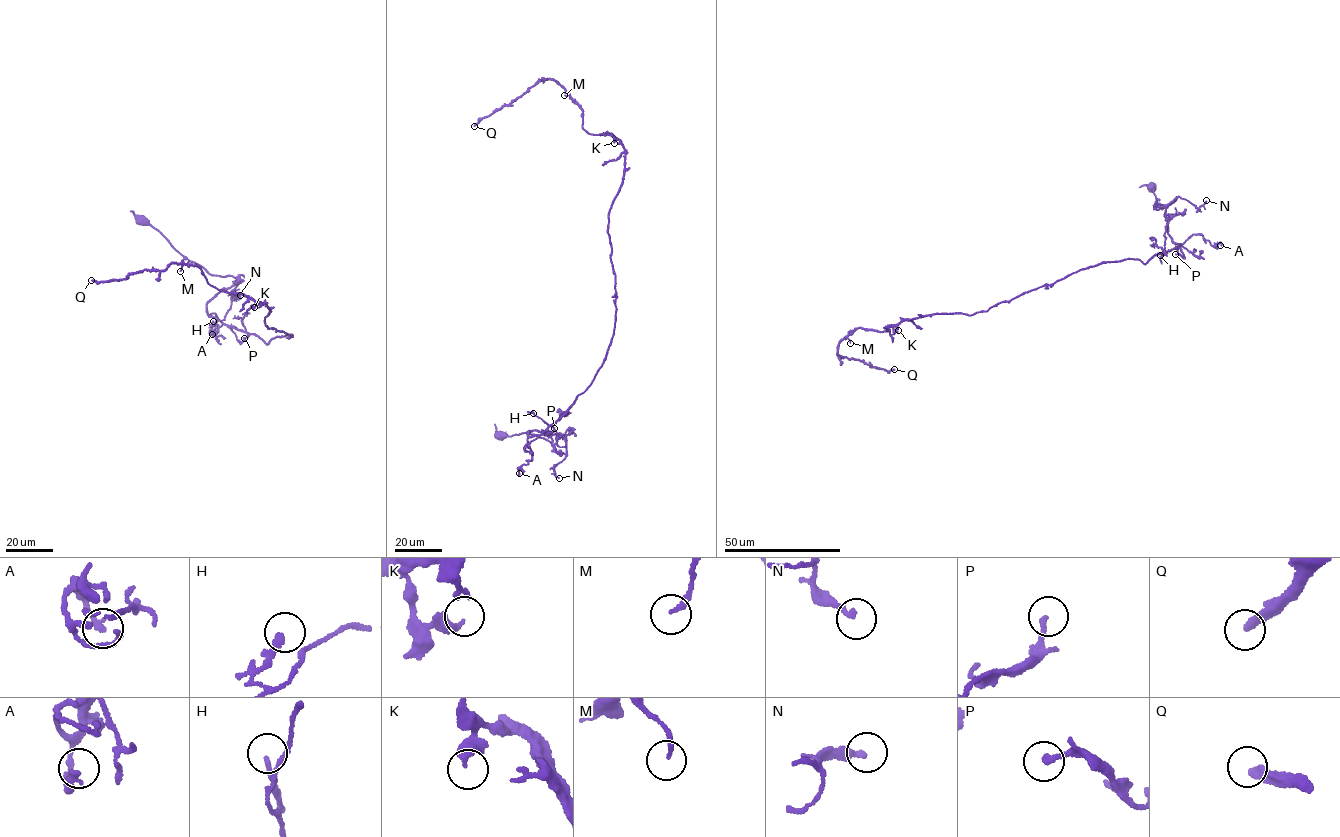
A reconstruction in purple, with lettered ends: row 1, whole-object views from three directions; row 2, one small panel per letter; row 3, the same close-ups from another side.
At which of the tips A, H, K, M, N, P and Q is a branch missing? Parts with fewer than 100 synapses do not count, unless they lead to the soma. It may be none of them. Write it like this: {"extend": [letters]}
{"extend": ["Q"]}

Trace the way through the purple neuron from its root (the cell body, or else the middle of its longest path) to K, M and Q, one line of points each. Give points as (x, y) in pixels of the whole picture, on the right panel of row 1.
K: (1152, 187), (1166, 208), (1178, 196), (1164, 215), (1179, 247), (898, 330)
M: (1152, 187), (1166, 208), (1178, 196), (1164, 215), (1179, 247), (972, 314), (857, 327), (850, 343)
Q: (1152, 187), (1166, 208), (1178, 196), (1164, 215), (1179, 247), (841, 339), (841, 358), (894, 369)

